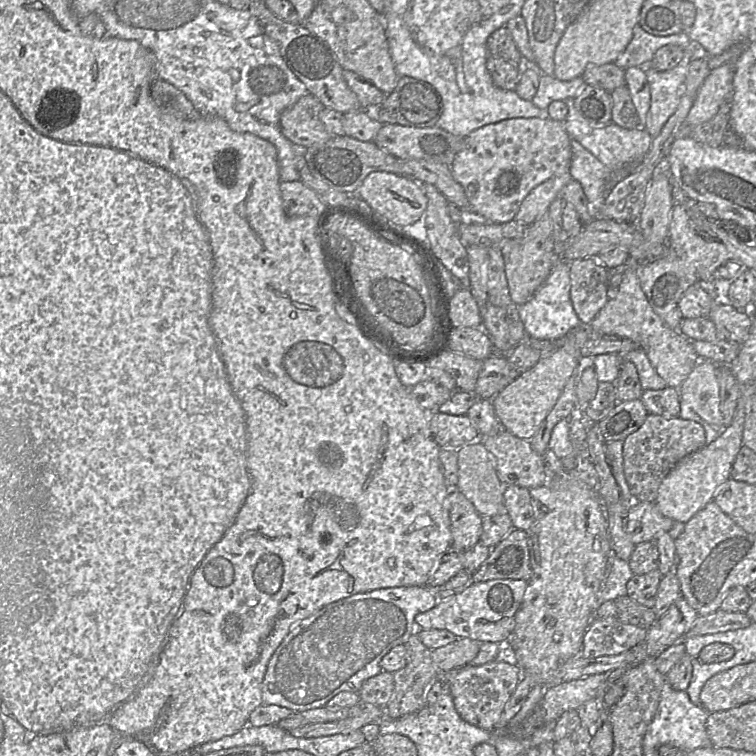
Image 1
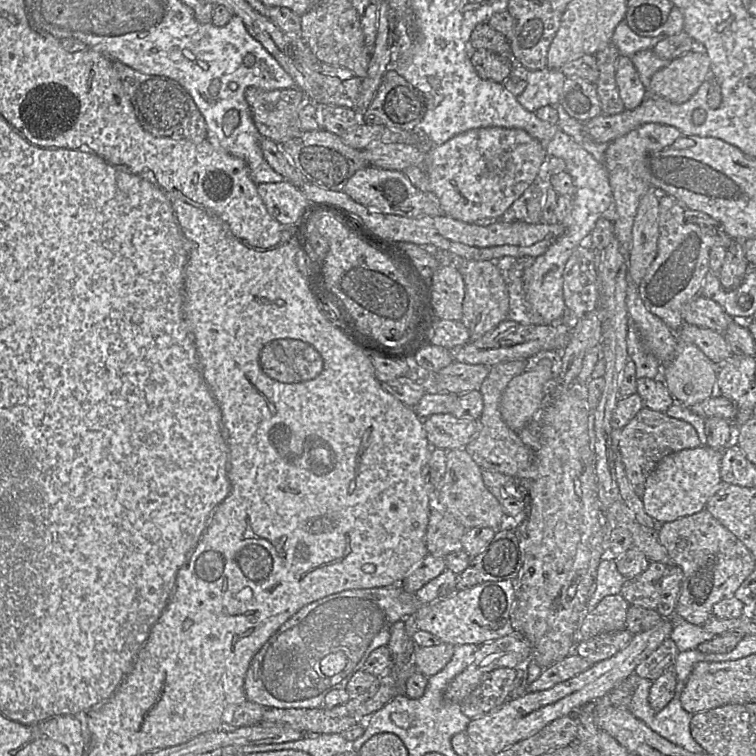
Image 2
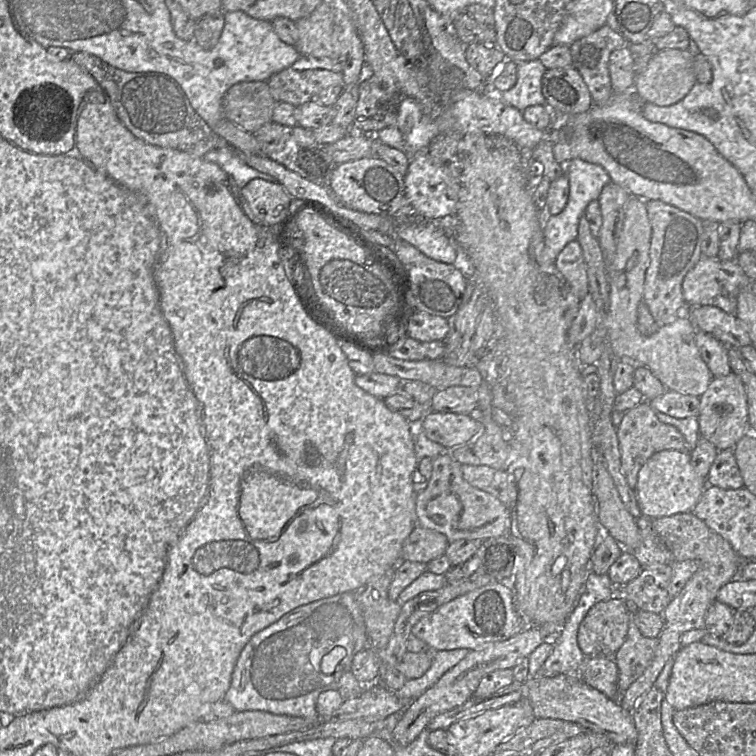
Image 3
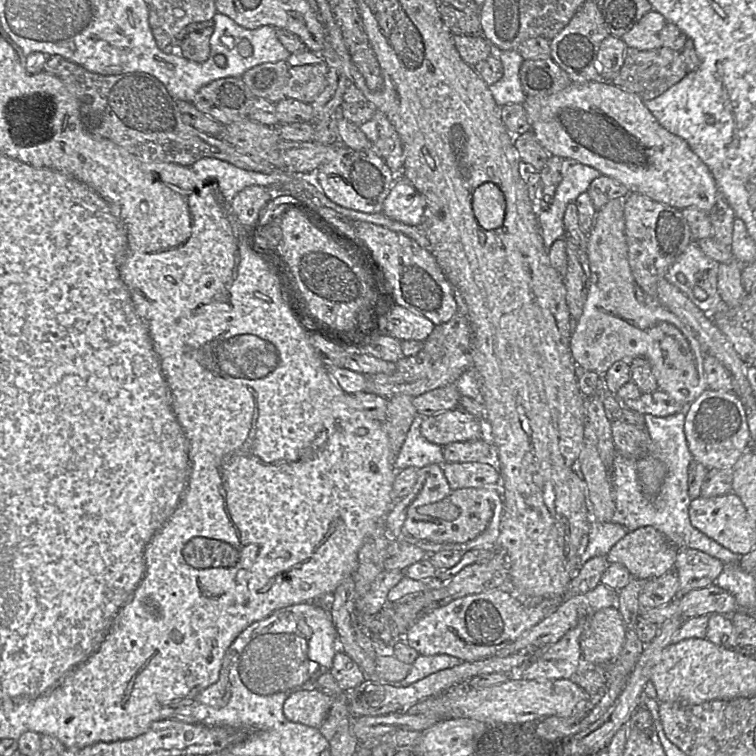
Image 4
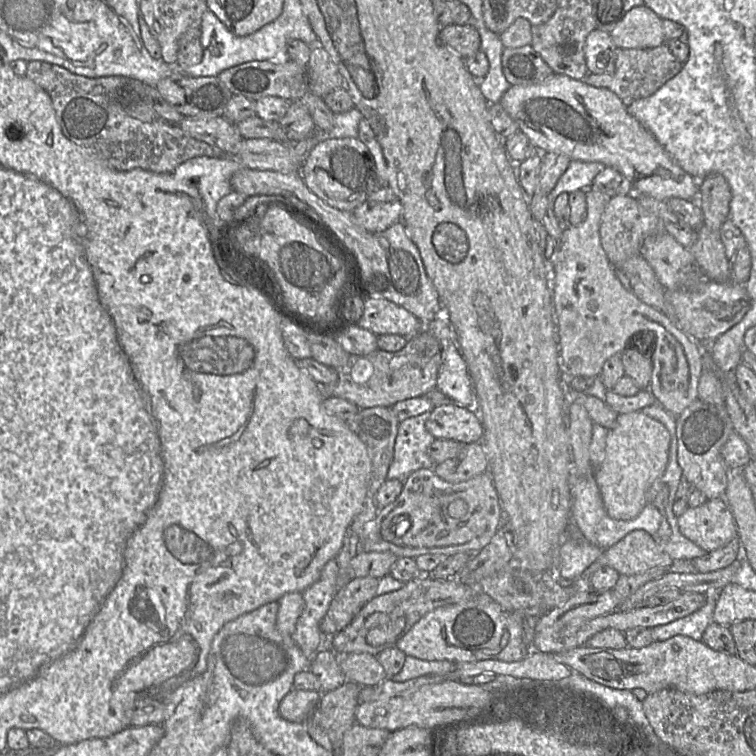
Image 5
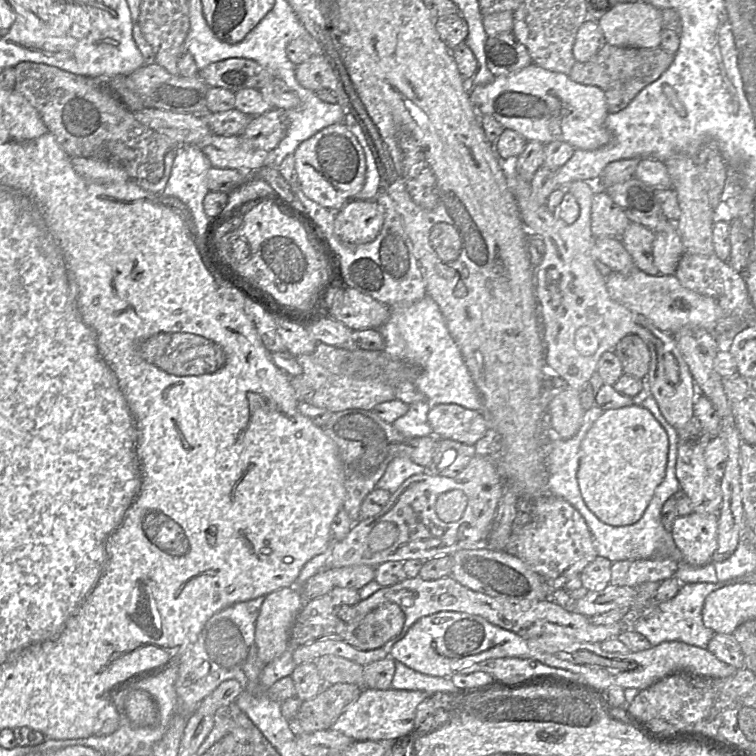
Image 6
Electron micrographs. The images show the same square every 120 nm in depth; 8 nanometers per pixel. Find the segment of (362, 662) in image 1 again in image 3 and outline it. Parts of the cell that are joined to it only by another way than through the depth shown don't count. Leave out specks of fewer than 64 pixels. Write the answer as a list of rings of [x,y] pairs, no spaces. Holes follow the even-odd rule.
[[[357,591],[344,592],[299,606],[256,633],[245,645],[236,662],[224,700],[236,711],[260,710],[302,717],[318,723],[320,716],[316,704],[319,695],[323,691],[336,690],[342,674],[350,670],[354,655],[368,646],[369,639]]]

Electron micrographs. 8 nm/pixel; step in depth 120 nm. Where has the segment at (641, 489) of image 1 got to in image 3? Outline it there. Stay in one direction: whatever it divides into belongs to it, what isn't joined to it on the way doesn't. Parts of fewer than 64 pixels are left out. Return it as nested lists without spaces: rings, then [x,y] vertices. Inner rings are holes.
[[[643,401],[623,413],[620,424],[615,428],[620,450],[621,472],[628,486],[634,491],[639,470],[652,455],[665,450],[687,452],[684,436],[676,427],[660,422],[657,413],[647,401]]]

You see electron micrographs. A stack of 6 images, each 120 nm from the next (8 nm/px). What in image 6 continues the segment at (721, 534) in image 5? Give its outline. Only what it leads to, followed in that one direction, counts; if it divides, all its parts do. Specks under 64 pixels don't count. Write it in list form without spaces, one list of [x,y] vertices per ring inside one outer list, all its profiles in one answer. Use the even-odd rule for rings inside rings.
[[[691,512],[677,516],[671,528],[672,538],[681,552],[682,561],[694,566],[703,566],[711,562],[717,549],[718,513]]]

